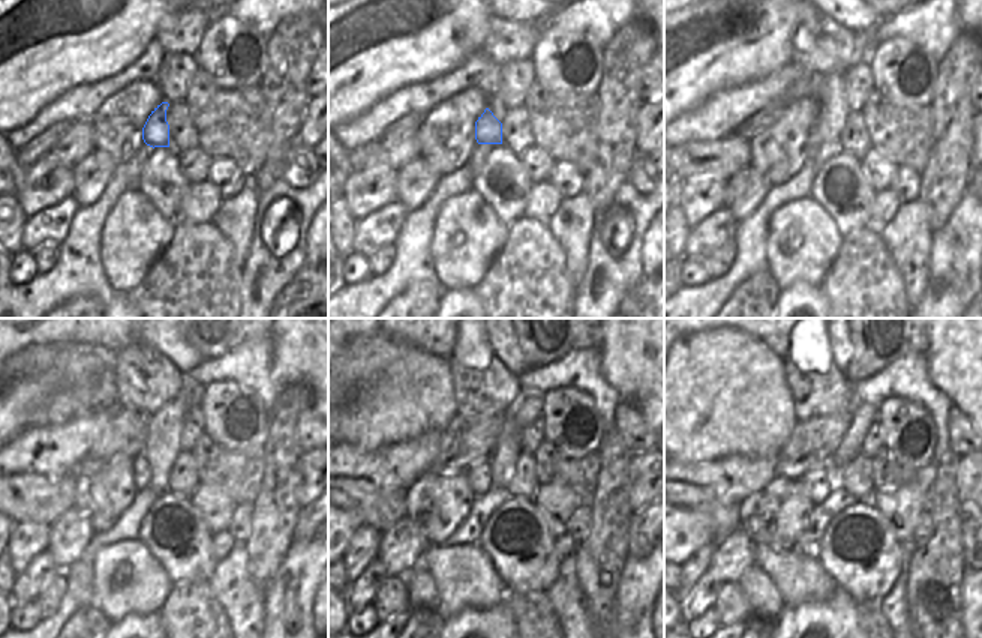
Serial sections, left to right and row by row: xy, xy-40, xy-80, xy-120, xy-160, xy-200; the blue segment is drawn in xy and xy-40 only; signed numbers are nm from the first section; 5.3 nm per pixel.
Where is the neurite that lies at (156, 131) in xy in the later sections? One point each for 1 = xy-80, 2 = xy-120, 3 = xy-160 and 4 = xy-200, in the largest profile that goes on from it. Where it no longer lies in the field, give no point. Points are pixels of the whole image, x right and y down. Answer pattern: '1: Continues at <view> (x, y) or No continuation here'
1: Continues at xy-80 (814, 140)
2: Continues at xy-120 (141, 472)
3: Continues at xy-160 (479, 476)
4: Continues at xy-200 (816, 481).

